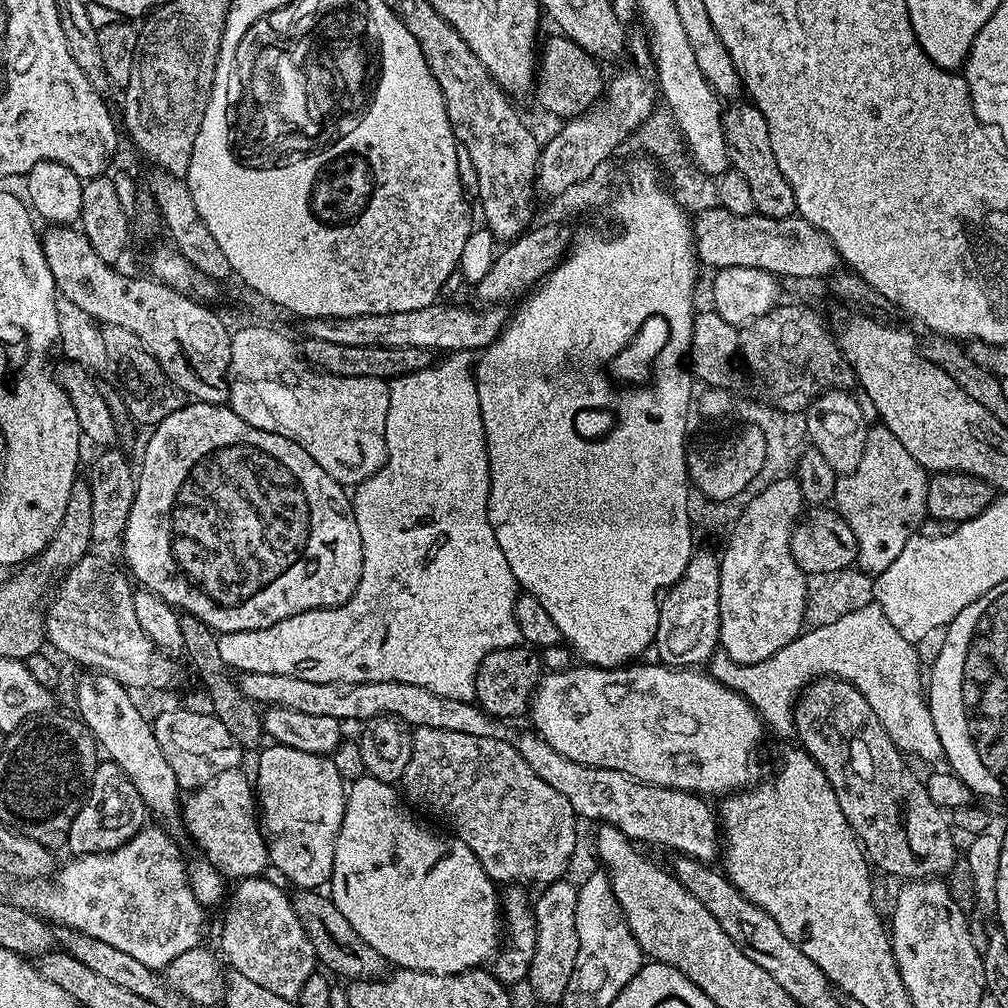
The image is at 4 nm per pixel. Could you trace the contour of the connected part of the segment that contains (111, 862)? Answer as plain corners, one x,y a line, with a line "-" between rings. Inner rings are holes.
145,826
137,836
110,852
77,855
69,864
61,863
55,869
53,879
26,880
13,883
12,886
6,896
18,907
36,913
48,922
57,920
57,925
72,928
90,938
98,938
98,942
106,942
125,954
138,958
142,966
162,970
174,962
178,954
186,954
186,950
199,948
202,944
200,935
204,932
205,905
194,898
194,890
188,881
186,860
184,864
179,846
160,828

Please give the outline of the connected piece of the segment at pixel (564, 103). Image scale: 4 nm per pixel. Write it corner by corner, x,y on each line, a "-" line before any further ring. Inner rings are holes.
555,34
548,41
543,41
538,52
538,67
534,96
548,112
561,118
580,116
590,111
603,96
606,89
606,76
600,73
601,65
596,57
582,50
570,37

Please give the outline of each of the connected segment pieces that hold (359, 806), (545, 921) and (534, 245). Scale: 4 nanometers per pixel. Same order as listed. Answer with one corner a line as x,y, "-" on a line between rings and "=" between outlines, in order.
367,774
361,777
360,780
351,781
344,802
342,826
338,830
338,838
334,846
334,870
330,881
332,901
334,906
338,906
338,910
342,910
342,915
346,918
346,922
350,922
350,926
354,926
354,930
358,930
358,934
362,934
362,942
374,946
374,950
378,950
378,954
382,954
382,958
389,965
396,968
429,972
430,974
471,972
473,968
487,965
497,955
502,944
502,913
498,885
496,881
490,879
486,874
486,870
482,870
482,862
478,862
474,850
470,850
470,846
466,846
466,842
462,842
457,836
451,834
439,836
438,833
431,832
426,825
420,824
420,820
415,814
417,815
405,803
401,793
393,785
=
568,878
555,880
547,885
544,892
534,900
536,910
536,949
534,950
534,962
528,971
527,987
532,987
532,992
544,1004
559,1005
560,999
566,994
566,986
574,974
574,962
578,958
578,926
574,926
574,914
578,906
578,888
571,884
=
559,224
529,227
522,236
505,243
496,256
496,261
484,272
484,277
476,284
476,296
481,305
500,306
514,296
519,297
525,290
544,279
564,259
570,248
570,235
566,227

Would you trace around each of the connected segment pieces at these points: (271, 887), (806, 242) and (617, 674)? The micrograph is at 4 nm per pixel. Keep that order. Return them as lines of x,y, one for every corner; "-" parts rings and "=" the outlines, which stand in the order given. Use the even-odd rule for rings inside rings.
248,876
237,881
238,886
227,899
222,936
220,938
221,953
229,967
236,969
251,981
259,984
264,980
264,964
304,964
308,956
316,956
314,948
308,948
309,936
301,920
294,912
289,893
284,892
276,883
266,879
266,876
=
714,207
699,213
694,220
694,243
696,255
701,265
709,264
712,270
729,268
730,266
750,266
758,270
766,270
777,277
801,276
804,280
812,280
815,276
827,278
841,267
842,259
836,248
830,242
822,230
818,230
810,222
806,222
799,216
762,216
753,214
750,216
739,216
730,214
725,208
=
633,662
622,668
593,668
591,666
573,666
561,672
548,672
541,679
536,688
530,705
531,727
539,732
540,737
550,745
558,754
570,758
579,764
594,766
595,768
609,768
624,772
644,784
657,784
663,788
677,788
683,792
694,792
705,798
712,796
723,797
725,794
735,793
743,789
748,780
748,763
752,760
752,751
760,740
760,735
766,732
762,717
744,696
740,696
732,688
718,682
711,674
696,668
670,668
666,664
653,662

